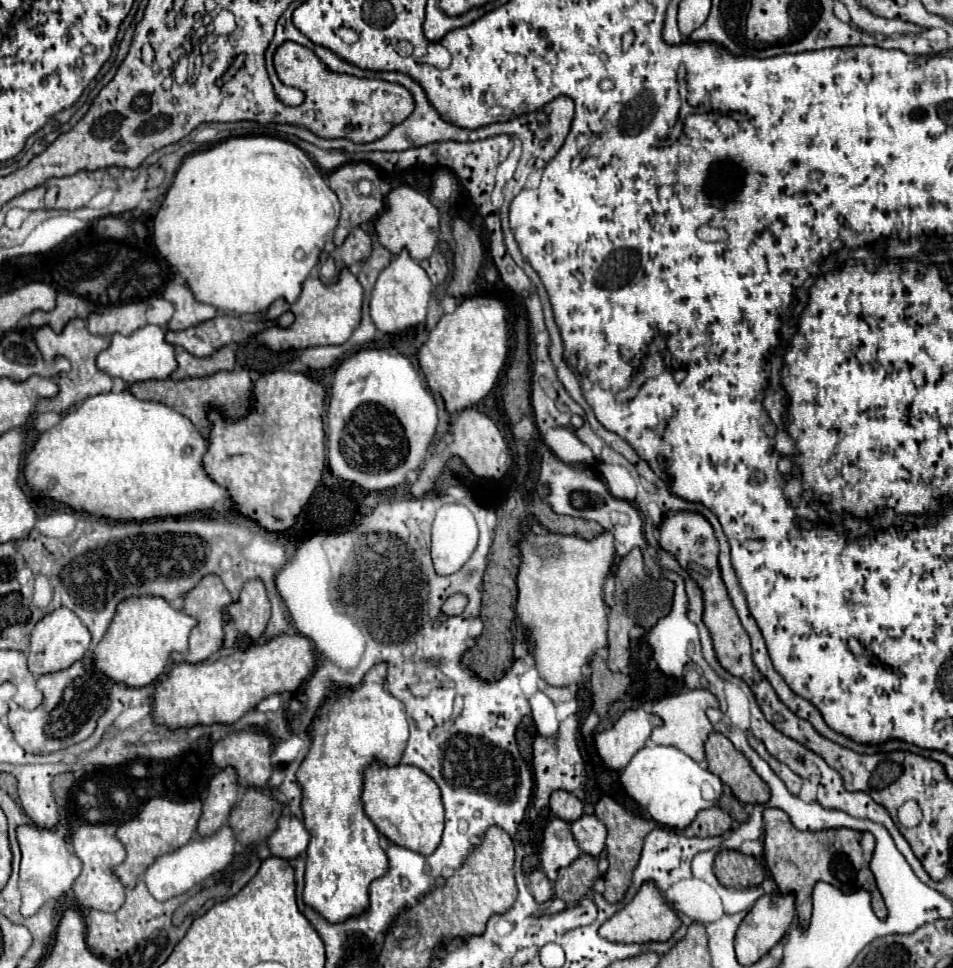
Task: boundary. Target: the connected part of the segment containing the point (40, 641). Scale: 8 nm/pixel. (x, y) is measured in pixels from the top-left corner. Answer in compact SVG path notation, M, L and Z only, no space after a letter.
M60 607L36 623L36 627L32 631L32 641L30 641L28 669L34 675L68 669L68 665L72 665L84 657L88 647L90 647L90 631L86 629L86 625L82 625L82 621L76 617L76 613Z

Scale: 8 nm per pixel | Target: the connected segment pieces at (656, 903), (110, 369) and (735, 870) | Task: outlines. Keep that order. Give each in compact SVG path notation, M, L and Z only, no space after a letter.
M644 883L636 897L624 905L616 915L612 915L608 921L600 927L600 937L612 941L612 943L650 943L650 941L668 941L672 933L680 927L680 919L674 913L670 905L662 899L660 891L654 883Z
M146 325L130 335L114 333L110 347L98 355L96 365L110 377L118 377L130 385L146 379L168 379L170 373L176 369L176 357L174 357L174 347L164 339L164 331L156 325Z
M722 849L714 861L714 875L724 887L756 887L766 879L754 857Z

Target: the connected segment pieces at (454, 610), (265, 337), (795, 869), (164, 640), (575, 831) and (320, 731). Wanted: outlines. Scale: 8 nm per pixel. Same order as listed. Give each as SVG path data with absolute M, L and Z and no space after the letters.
M454 593L454 595L450 595L450 597L444 601L444 605L442 605L442 613L444 613L446 617L454 617L454 615L460 615L460 613L464 611L466 605L468 605L466 595L462 595L462 593Z
M346 267L340 271L338 281L332 285L322 285L320 279L308 277L308 281L304 281L302 295L298 297L296 303L284 305L284 301L276 301L276 305L272 305L262 315L264 321L276 321L282 313L290 311L296 317L292 327L288 329L270 327L258 335L258 341L274 351L306 349L314 345L342 345L352 335L352 329L356 329L356 325L360 323L360 309L362 309L362 287Z
M766 809L764 811L764 859L776 881L782 895L794 893L796 897L796 913L800 927L806 929L812 913L812 889L818 881L830 883L838 887L842 893L852 893L856 889L866 889L872 893L874 913L884 921L888 917L882 895L876 887L874 875L868 867L868 861L862 855L862 833L852 829L826 829L826 831L798 831L788 815L782 809Z
M132 597L118 605L118 613L112 619L108 633L94 649L94 665L124 685L150 685L160 673L164 673L172 651L188 649L188 635L194 625L194 617L172 609L162 597Z
M582 815L580 819L576 819L572 823L572 835L578 847L592 857L598 857L604 849L606 827L594 815Z
M384 661L376 663L368 671L368 675L364 675L362 683L356 689L346 687L344 693L330 697L322 703L310 725L310 751L296 773L298 785L302 789L304 825L310 833L310 843L306 849L306 887L302 897L306 905L314 907L328 921L344 921L344 917L350 917L352 913L362 913L368 907L368 885L376 877L382 877L388 869L388 857L378 845L378 831L364 815L360 801L362 771L372 761L380 761L384 765L398 765L408 739L408 721L404 705L388 691L386 669L388 665Z

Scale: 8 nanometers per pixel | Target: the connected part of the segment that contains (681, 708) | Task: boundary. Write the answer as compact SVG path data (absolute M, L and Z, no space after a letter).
M694 689L694 691L684 691L680 695L670 695L657 700L653 707L652 713L662 719L660 727L652 729L652 743L656 745L672 745L686 755L690 755L694 761L702 763L704 761L704 743L708 735L712 733L712 723L706 717L706 709L718 705L718 699L706 691L706 689Z

